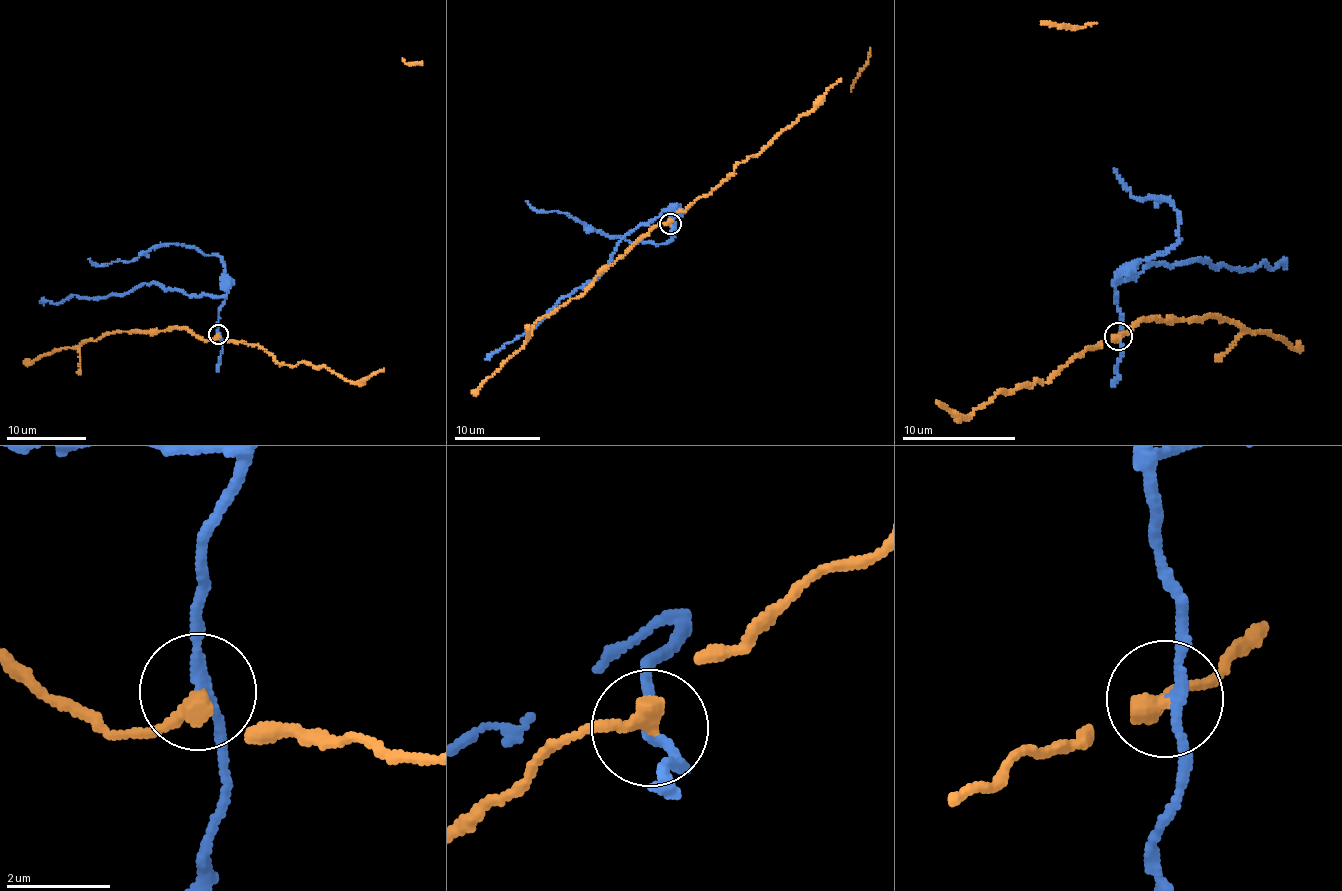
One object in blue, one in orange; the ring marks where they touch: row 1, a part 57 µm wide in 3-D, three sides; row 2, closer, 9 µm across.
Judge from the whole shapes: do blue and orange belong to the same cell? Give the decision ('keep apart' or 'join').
keep apart

